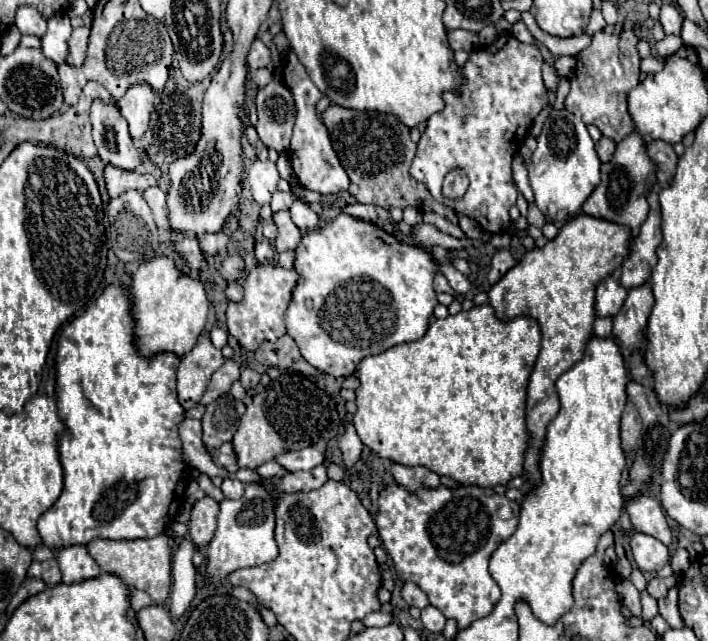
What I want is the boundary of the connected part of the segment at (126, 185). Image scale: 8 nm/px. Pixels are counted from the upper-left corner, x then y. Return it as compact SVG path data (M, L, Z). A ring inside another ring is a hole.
M114 165L104 167L104 181L106 181L106 191L110 197L116 197L128 189L144 191L144 189L156 185L156 179L150 173L124 171L124 169L118 169Z

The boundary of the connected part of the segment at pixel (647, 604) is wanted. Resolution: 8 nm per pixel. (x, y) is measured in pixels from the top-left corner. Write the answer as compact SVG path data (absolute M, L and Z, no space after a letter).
M642 591L642 621L648 625L656 615L658 615L658 607L656 607L656 599L650 597L646 591Z

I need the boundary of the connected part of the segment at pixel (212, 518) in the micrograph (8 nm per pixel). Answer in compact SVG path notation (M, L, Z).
M204 497L194 505L188 535L198 549L206 547L212 541L216 531L216 513L218 513L218 503L210 497Z

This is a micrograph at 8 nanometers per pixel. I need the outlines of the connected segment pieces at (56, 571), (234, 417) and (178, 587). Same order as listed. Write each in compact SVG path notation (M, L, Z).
M56 559L34 561L28 571L30 571L32 577L44 579L46 585L56 585L56 583L62 581L62 573L60 573L60 567L58 567L58 561L56 561Z
M232 395L218 397L214 403L210 403L202 417L206 449L214 451L222 443L232 441L232 435L236 433L242 415L244 415L244 403L236 401Z
M184 539L176 551L174 551L174 565L172 565L172 593L170 593L170 613L172 617L184 615L184 611L190 607L190 601L194 597L194 565L192 565L194 545L190 539Z

